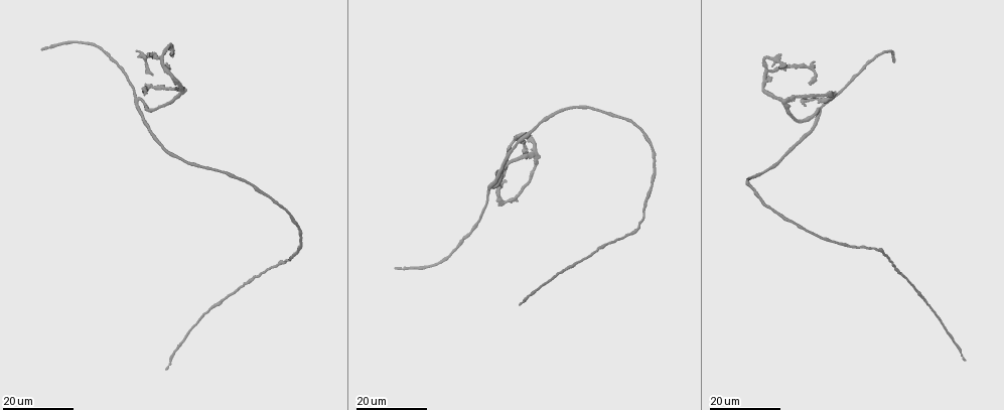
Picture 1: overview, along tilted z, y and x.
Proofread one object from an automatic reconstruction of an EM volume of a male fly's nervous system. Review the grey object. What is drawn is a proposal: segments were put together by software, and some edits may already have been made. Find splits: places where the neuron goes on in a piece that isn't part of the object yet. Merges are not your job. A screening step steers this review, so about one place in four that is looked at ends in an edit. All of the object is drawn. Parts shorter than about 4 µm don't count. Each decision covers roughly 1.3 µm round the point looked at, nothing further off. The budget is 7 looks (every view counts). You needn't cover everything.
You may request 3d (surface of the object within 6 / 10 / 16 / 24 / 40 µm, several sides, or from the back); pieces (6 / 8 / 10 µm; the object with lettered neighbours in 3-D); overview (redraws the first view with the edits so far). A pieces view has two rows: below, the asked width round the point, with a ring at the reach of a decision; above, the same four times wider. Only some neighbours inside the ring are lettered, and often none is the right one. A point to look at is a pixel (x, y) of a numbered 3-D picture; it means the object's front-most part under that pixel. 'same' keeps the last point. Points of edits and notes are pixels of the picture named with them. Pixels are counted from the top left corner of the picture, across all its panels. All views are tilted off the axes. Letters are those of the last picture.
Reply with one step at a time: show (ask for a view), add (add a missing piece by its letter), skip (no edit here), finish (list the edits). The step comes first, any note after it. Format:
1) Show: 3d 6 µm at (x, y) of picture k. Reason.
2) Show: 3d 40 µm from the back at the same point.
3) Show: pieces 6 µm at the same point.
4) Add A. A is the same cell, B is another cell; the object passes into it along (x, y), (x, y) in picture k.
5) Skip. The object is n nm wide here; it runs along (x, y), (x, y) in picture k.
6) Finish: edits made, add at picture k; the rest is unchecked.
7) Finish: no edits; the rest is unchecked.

Show: 3d 24 µm at (397, 266) of picture 1. Long arm stops here.

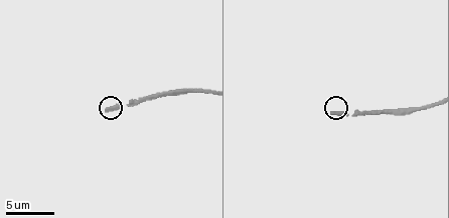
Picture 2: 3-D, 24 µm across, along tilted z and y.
Show: pieces 10 µm at (109, 111) of picture 2. See the neighbours.

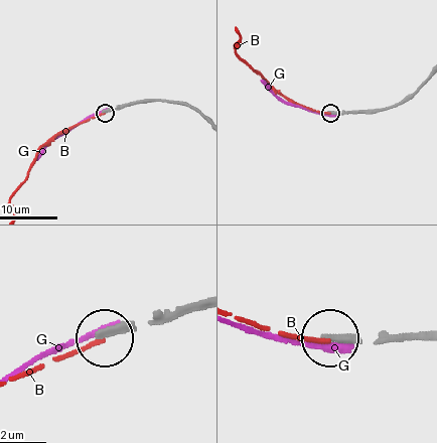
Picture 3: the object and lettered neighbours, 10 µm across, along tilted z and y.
Skip. B and G are other cells; it runs along (190, 107), (166, 101), (144, 101), (105, 111) in picture 3; none of them fits.

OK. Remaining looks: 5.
Show: 3d 16 µm at (144, 94) of picture 1. Branch stops here.

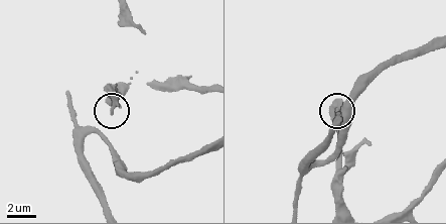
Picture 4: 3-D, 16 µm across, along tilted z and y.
Show: pieces 6 µm at (112, 111) of picture 4.

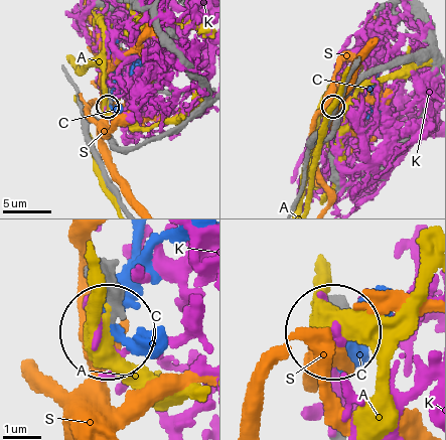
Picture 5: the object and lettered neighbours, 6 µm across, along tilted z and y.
Skip. A, C, K and S are other cells; no lettered piece goes on from it.

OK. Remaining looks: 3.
Show: 3d 16 µm at (810, 84) of picture 1. End of a long branch.

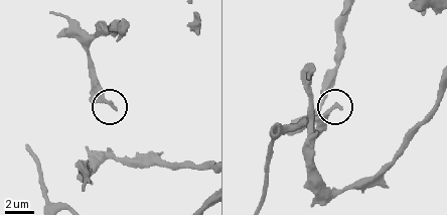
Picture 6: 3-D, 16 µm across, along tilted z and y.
Show: pieces 8 µm at (114, 106) of picture 6. See the neighbours.

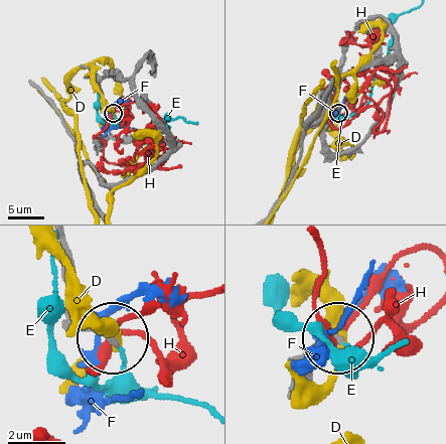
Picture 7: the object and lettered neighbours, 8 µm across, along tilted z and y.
Skip. D, E, F and H are other cells; none of them fits.

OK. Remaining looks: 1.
Finish: no edits; the rest is unchecked.

